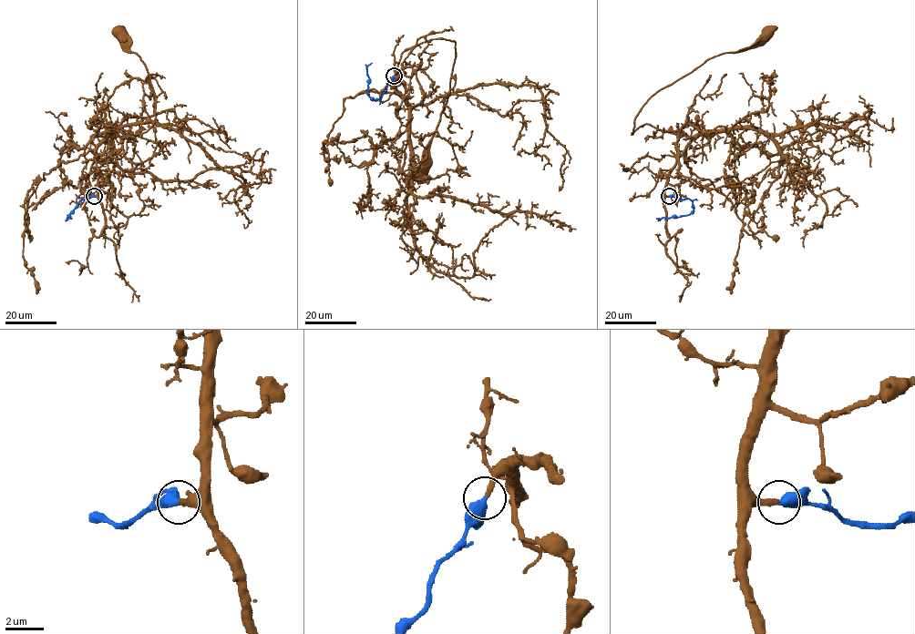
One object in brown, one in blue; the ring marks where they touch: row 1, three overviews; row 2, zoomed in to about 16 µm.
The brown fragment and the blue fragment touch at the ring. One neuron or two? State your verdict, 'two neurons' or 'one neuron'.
one neuron

